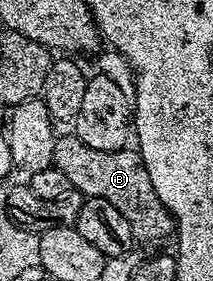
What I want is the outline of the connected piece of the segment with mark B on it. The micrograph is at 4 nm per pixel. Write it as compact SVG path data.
M73 134L59 135L54 142L53 167L59 168L68 177L73 191L82 193L86 198L104 198L104 202L116 206L116 210L120 210L120 214L124 214L124 218L128 218L128 226L132 226L135 241L166 240L169 236L171 239L175 235L174 215L166 209L164 202L156 194L152 178L148 178L148 170L144 166L142 155L133 147L127 146L115 152L112 150L92 150L92 146L80 142L78 136Z

